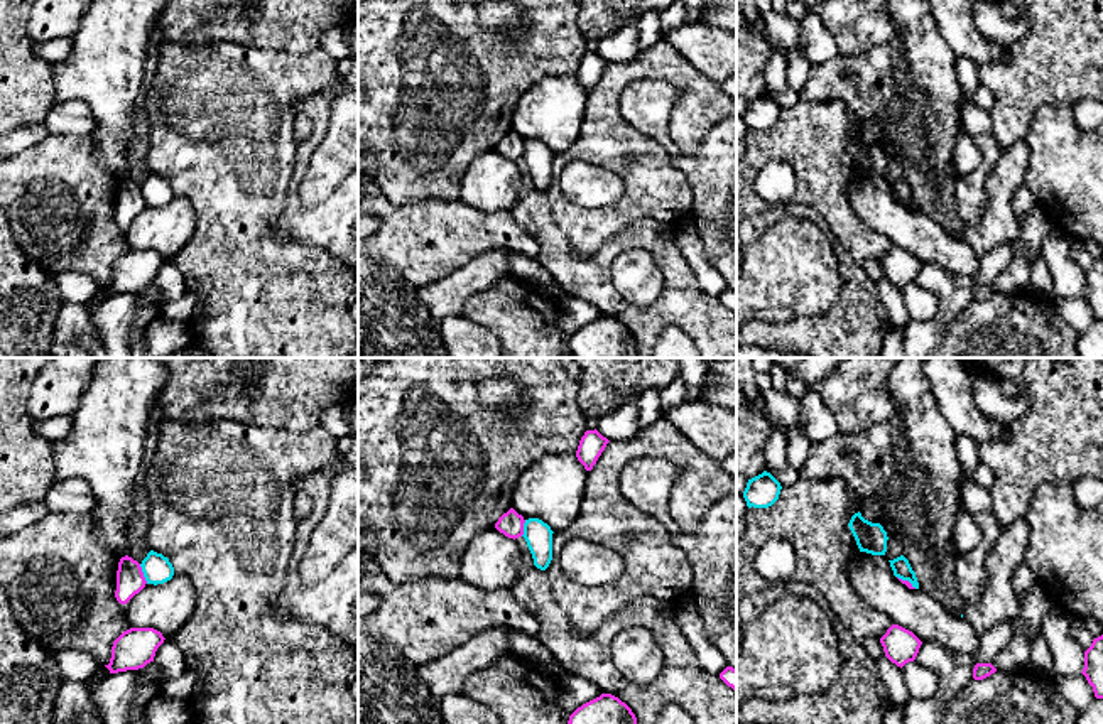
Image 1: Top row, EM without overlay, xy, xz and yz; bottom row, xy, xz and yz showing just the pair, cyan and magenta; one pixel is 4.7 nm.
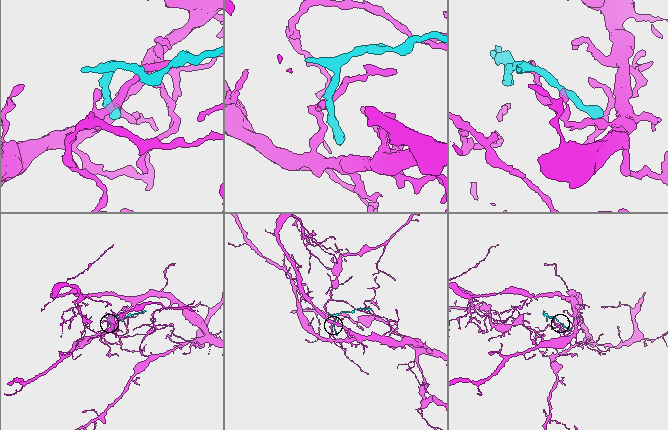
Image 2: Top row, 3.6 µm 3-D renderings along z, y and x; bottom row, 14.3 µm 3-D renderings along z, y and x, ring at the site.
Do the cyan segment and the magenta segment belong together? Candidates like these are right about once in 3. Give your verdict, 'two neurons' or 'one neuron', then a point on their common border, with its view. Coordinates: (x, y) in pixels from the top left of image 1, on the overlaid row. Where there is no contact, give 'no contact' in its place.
two neurons; meets cyan in xy at (144, 574)

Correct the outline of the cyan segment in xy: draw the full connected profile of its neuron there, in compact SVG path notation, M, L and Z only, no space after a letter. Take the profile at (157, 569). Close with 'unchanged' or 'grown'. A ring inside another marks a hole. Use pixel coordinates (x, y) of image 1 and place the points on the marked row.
M150 550L140 564L147 584L164 584L172 579L174 567L167 557Z; unchanged

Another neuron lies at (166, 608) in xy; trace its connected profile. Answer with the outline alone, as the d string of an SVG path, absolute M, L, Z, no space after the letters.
M174 574L164 584L145 584L127 604L130 628L154 628L172 640L194 611L196 591L193 582Z

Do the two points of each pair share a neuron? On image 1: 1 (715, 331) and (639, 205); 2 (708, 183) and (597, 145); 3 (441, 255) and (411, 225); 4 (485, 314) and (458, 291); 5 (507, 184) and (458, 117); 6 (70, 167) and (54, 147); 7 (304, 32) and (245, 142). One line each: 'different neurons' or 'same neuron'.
1: different neurons
2: different neurons
3: same neuron
4: different neurons
5: different neurons
6: same neuron
7: different neurons

